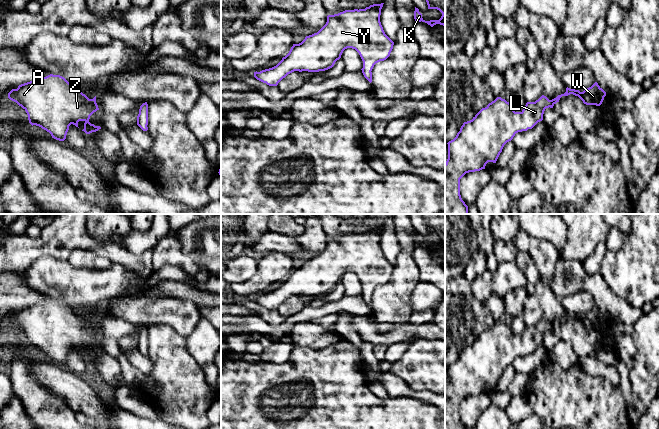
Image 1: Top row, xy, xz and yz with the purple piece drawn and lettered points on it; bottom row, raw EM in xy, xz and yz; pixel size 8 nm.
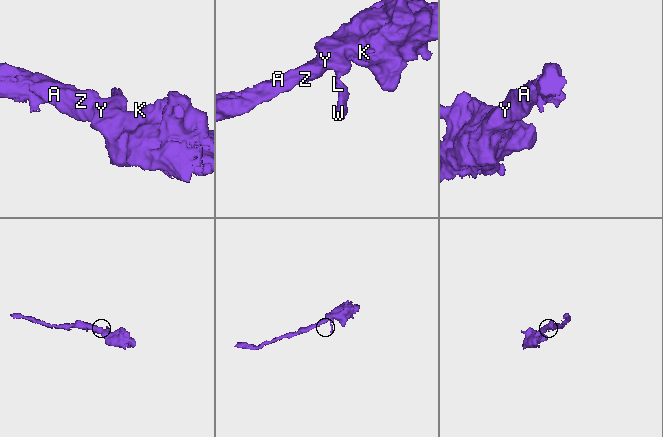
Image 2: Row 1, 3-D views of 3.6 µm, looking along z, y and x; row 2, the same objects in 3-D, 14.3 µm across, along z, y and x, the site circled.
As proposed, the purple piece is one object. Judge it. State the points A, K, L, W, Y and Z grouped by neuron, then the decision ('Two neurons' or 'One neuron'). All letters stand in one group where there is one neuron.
Groups: A K L W Y Z. One neuron

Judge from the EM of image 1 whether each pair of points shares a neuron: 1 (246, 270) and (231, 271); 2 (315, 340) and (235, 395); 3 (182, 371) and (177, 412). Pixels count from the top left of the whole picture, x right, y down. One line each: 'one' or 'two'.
1: one
2: two
3: one

